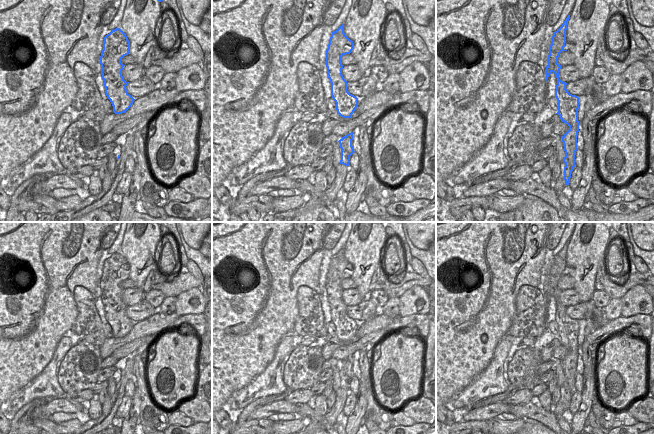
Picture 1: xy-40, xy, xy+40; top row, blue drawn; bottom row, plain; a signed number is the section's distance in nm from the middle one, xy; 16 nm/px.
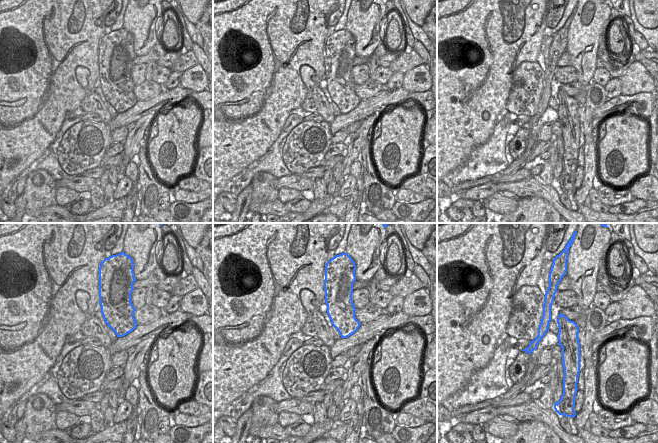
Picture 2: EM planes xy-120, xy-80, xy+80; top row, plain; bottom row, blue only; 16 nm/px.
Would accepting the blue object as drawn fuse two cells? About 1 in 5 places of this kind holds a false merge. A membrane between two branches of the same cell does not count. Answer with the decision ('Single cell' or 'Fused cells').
Fused cells

